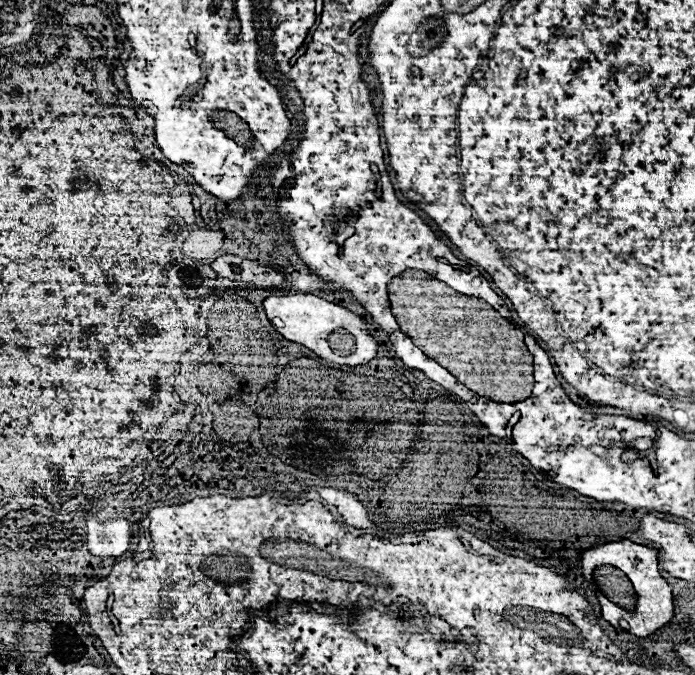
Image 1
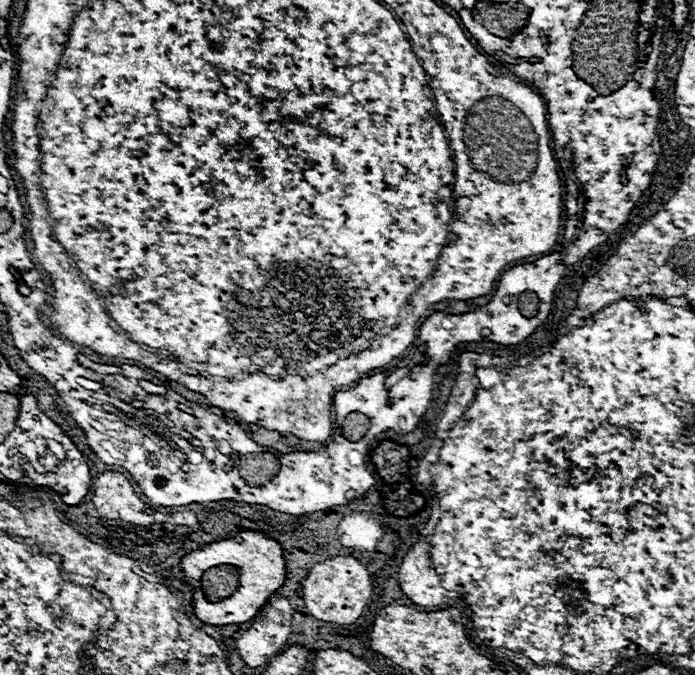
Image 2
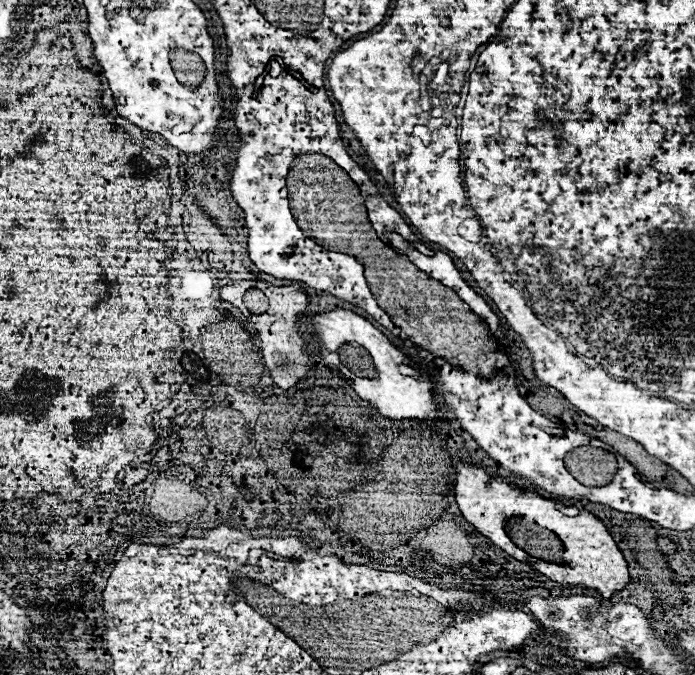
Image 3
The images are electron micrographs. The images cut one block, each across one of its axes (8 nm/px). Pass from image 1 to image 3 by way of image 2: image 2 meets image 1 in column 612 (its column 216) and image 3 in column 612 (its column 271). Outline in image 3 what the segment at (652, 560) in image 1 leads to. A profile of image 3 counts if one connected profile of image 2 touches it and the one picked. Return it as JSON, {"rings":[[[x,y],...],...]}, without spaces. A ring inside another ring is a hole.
{"rings":[[[458,464],[456,468],[458,468],[458,476],[456,476],[454,490],[456,490],[456,502],[460,504],[460,512],[476,530],[480,530],[484,536],[488,536],[496,546],[506,550],[510,556],[514,556],[520,562],[530,564],[534,570],[546,574],[550,580],[554,580],[558,584],[574,584],[574,586],[592,588],[604,600],[610,600],[614,592],[620,592],[628,586],[628,582],[630,582],[628,564],[626,564],[620,548],[616,546],[614,538],[606,530],[606,526],[594,514],[590,514],[588,510],[580,510],[578,516],[566,516],[556,508],[556,502],[546,500],[534,492],[526,492],[524,488],[514,488],[508,482],[504,482],[502,478],[492,478],[482,468],[474,468],[470,464]],[[525,520],[536,522],[542,528],[552,530],[562,540],[562,544],[566,548],[566,552],[562,556],[566,560],[564,566],[538,560],[538,558],[526,554],[522,548],[518,548],[510,540],[508,534],[516,537],[518,535],[516,532],[520,532],[522,522],[526,522]]]}

